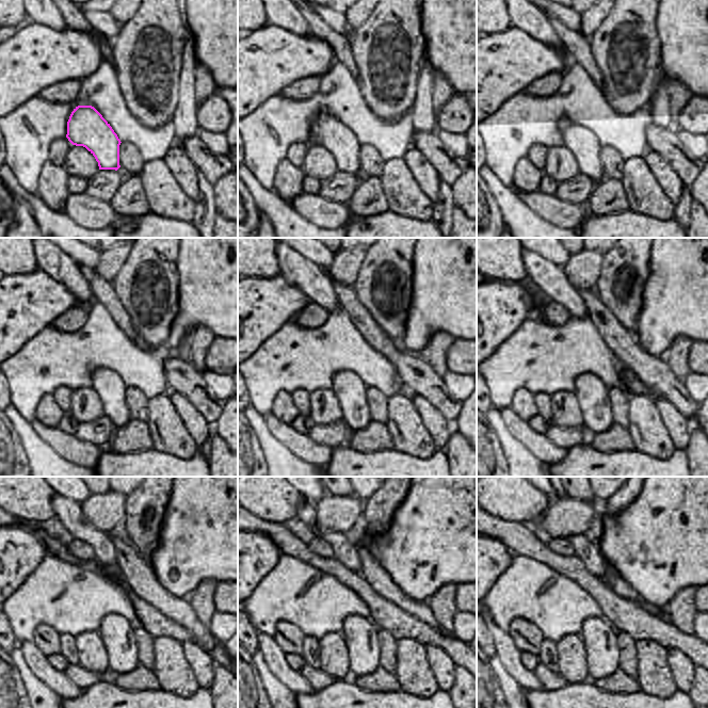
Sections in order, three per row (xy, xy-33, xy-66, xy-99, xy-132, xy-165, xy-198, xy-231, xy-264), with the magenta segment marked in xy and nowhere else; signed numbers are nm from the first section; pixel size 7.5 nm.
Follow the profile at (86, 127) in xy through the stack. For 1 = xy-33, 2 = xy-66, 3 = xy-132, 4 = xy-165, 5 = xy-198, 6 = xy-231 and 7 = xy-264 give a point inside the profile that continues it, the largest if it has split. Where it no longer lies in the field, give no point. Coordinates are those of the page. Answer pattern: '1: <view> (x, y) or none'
1: xy-33 (335, 135)
2: xy-66 (586, 147)
3: xy-132 (351, 390)
4: xy-165 (593, 393)
5: xy-198 (117, 632)
6: xy-231 (360, 632)
7: xy-264 (601, 641)

